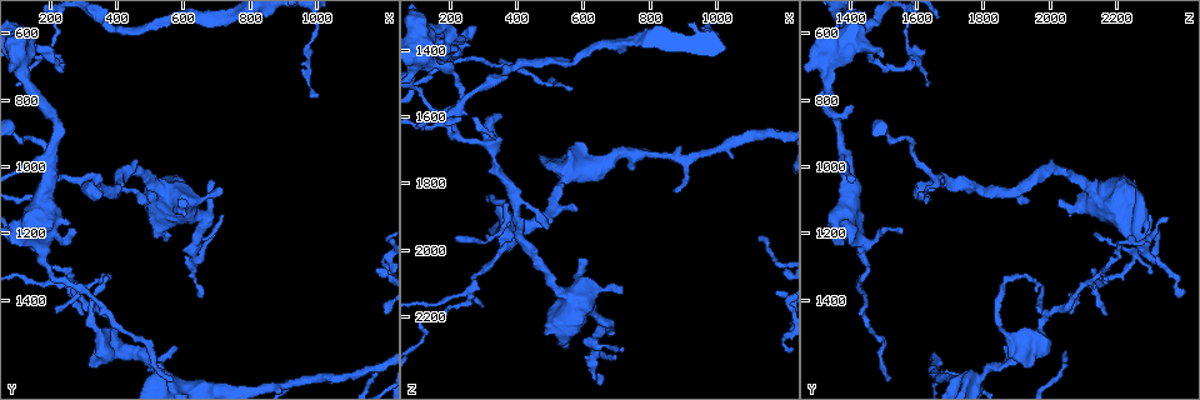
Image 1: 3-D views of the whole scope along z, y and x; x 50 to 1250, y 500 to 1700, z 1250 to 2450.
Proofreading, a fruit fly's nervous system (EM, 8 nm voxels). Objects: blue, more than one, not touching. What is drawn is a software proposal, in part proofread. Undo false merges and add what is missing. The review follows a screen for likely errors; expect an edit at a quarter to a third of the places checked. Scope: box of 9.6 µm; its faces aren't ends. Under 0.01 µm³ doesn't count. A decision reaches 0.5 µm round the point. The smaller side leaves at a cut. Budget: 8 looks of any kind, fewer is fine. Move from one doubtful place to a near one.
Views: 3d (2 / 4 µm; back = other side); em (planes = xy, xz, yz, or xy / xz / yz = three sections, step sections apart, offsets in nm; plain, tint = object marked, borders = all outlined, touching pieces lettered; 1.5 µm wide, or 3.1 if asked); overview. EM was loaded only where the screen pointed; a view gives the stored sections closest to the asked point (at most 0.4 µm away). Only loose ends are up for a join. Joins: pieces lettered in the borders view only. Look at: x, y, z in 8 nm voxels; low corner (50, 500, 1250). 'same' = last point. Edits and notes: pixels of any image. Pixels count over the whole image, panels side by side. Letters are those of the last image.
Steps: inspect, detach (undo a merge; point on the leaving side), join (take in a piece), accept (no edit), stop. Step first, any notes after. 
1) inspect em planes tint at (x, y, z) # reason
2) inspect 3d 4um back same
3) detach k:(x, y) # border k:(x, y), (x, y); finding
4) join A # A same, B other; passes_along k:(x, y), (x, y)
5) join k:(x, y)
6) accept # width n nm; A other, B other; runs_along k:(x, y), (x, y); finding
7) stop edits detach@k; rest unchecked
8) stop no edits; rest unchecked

inspect em yz step 8 tint at (1180, 1320, 2120) # free end

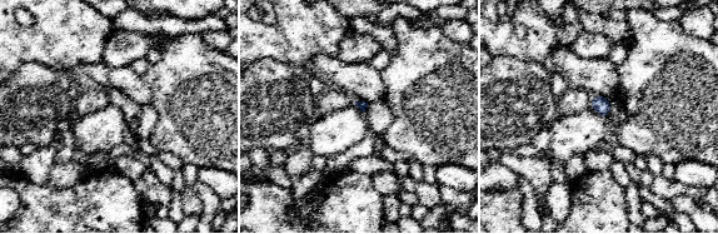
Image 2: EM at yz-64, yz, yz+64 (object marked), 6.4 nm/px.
inspect em planes borders same # cut it another way

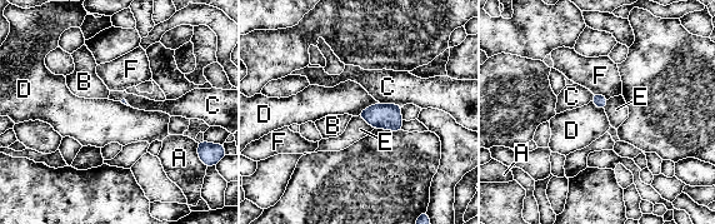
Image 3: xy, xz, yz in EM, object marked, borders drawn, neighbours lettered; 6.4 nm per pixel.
accept # A other, B other, C other, D other, E other, F other; border 3:(379, 103), (370, 104), (356, 115); no lettered piece goes on from it

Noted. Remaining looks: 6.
inspect em planes tint at (510, 1600, 1850) # thin neck

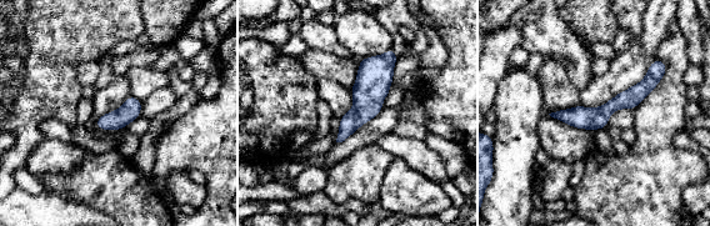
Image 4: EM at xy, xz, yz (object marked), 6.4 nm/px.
inspect em planes borders same

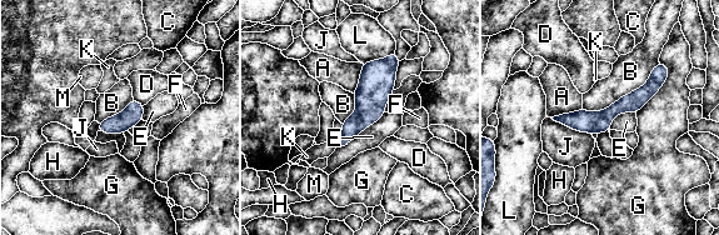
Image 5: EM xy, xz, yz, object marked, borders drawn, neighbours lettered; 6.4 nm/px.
accept # A other, B other, C other, D other, E other, F other, G other, H other, J other, K other, L other, M other; all the same neuron

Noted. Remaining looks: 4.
inspect em xy step 4 tint at (210, 660, 1590) # abrupt turn

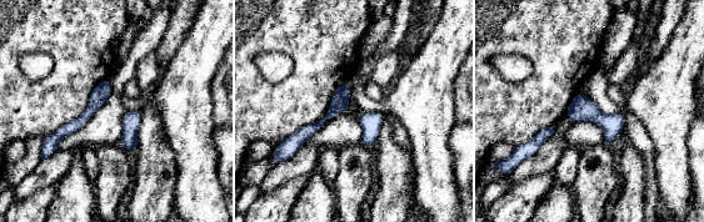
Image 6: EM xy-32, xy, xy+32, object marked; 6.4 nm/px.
inspect em planes borders same # cut it another way

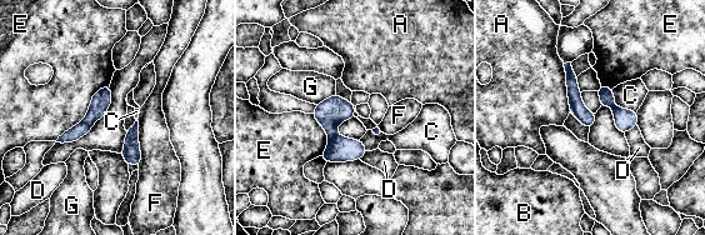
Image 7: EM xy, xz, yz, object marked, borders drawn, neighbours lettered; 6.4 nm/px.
detach 7:(329, 114) # A other, B other, C other, D other, E other, F other, G other; a second neuron is stuck on

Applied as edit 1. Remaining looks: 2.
stop edits detach@7; rest unchecked

